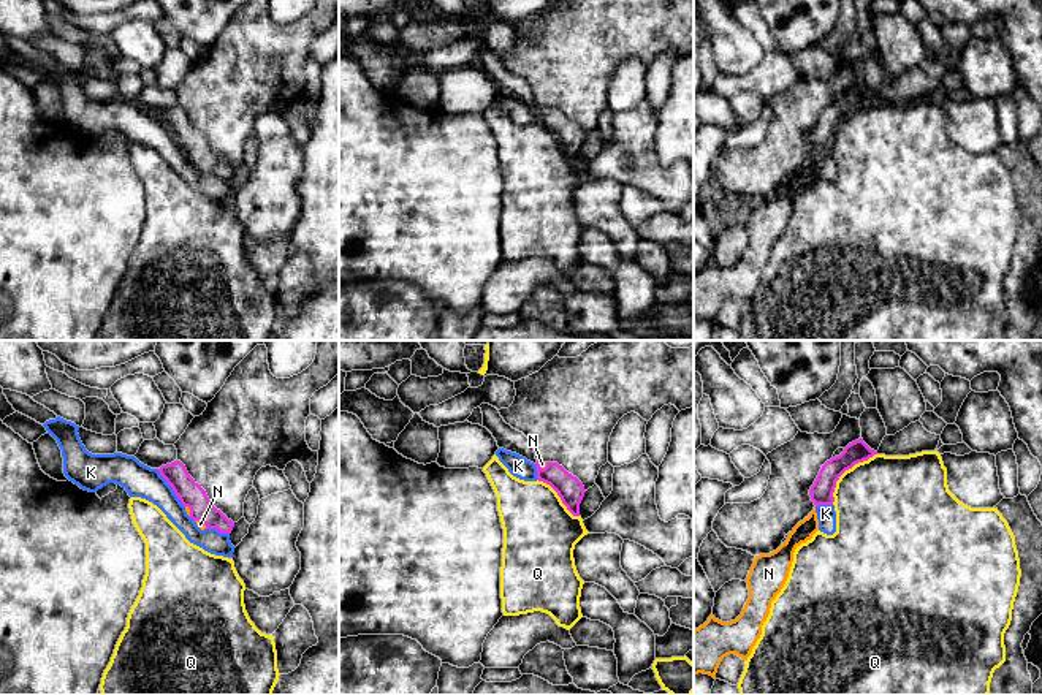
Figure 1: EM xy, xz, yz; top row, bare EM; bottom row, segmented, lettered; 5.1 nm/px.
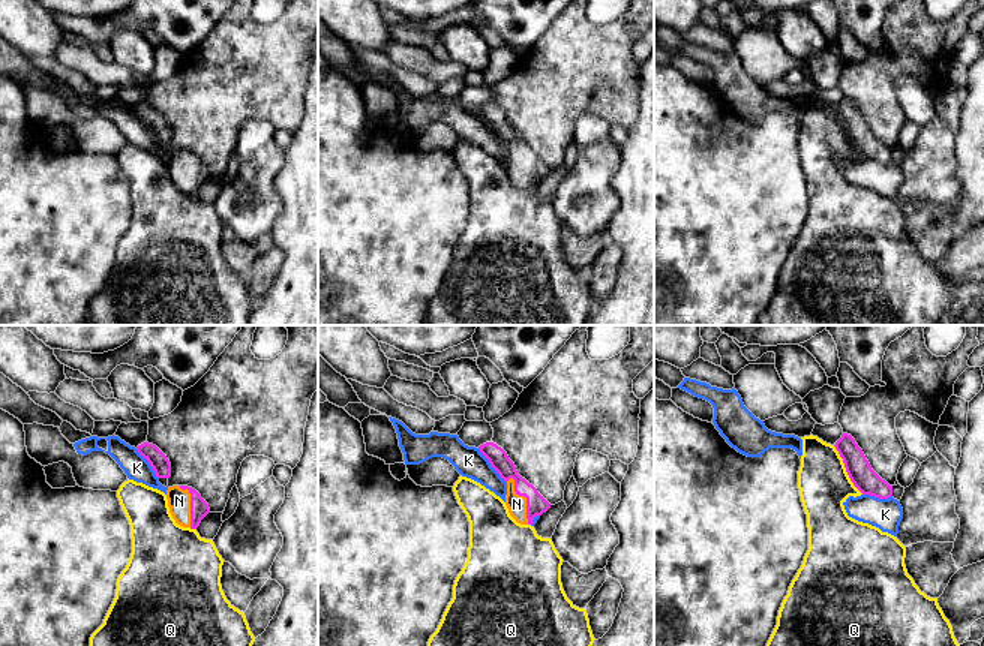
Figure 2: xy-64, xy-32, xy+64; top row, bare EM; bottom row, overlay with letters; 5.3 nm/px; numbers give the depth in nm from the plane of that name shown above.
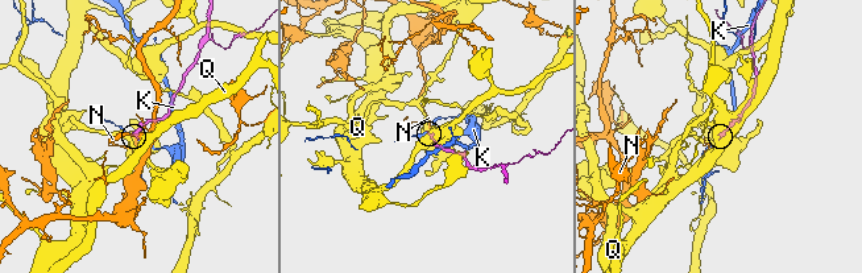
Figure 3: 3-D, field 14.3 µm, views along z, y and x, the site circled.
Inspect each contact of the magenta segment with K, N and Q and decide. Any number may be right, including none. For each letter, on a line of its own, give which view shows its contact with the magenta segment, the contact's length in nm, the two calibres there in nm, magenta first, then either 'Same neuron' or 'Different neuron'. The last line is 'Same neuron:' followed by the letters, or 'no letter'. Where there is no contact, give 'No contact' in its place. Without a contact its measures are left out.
K: Touches magenta in xy. Shared border 240 nm. Thickness 130 nm (magenta) against 160 nm. Different neuron
N: Touches magenta in xy. Shared border 80 nm. Thickness 130 nm (magenta) against 40 nm. Same neuron
Q: Touches magenta in yz. Shared border 340 nm. Thickness 120 nm (magenta) against 480 nm. Different neuron
Same neuron: N

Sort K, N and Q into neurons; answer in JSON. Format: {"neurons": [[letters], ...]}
{"neurons": [["K"], ["N"], ["Q"]]}

